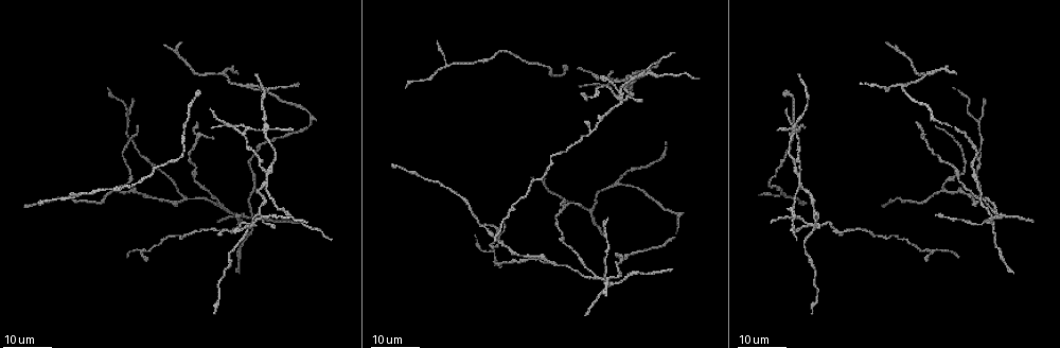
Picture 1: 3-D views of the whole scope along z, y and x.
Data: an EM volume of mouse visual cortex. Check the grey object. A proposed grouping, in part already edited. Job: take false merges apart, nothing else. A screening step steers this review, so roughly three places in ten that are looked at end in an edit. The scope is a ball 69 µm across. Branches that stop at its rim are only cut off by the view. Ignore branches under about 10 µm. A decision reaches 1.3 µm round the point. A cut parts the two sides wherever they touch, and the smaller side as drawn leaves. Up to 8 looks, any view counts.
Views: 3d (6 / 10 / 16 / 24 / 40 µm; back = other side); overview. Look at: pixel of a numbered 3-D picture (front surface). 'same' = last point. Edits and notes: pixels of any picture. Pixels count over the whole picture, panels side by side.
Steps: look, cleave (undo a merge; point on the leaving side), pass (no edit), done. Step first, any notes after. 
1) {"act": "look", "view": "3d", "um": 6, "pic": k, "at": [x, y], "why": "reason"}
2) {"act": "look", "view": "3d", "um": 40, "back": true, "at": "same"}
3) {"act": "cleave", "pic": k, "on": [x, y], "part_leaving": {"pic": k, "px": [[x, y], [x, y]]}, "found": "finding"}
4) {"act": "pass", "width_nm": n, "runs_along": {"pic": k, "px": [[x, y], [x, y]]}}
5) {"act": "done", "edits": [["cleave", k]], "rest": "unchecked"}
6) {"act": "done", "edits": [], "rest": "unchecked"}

{"act": "look", "view": "3d", "um": 16, "pic": 1, "at": [83, 194], "why": "three-way junction"}

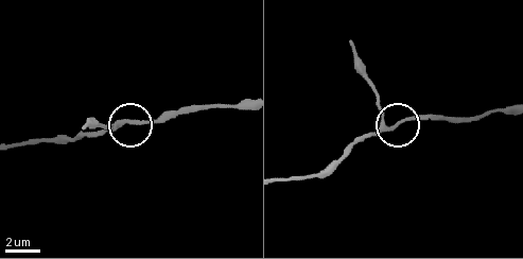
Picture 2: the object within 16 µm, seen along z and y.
{"act": "look", "view": "3d", "um": 10, "pic": 2, "at": [392, 124]}

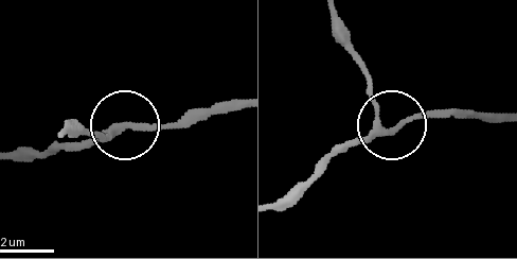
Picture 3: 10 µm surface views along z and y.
{"act": "look", "view": "3d", "um": 6, "pic": 3, "at": [395, 130]}

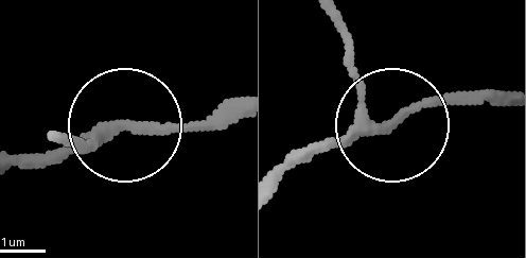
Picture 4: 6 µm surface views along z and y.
{"act": "pass", "width_nm": 210, "runs_along": {"pic": 4, "px": [[506, 96], [426, 107], [304, 160]]}, "found": "all the same cell"}

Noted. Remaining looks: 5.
{"act": "look", "view": "3d", "um": 16, "pic": 1, "at": [618, 184]}

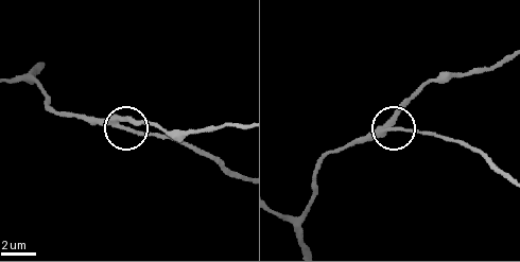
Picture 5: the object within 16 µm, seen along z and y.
{"act": "look", "view": "3d", "um": 10, "pic": 5, "at": [392, 128]}

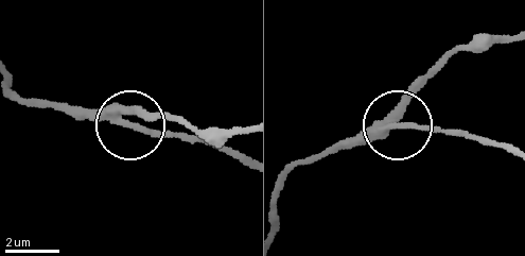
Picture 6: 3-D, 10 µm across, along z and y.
{"act": "pass", "arms": 3, "found": "one cell here"}

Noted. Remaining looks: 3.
{"act": "look", "view": "3d", "um": 24, "pic": 1, "at": [621, 98], "why": "four-way junction"}

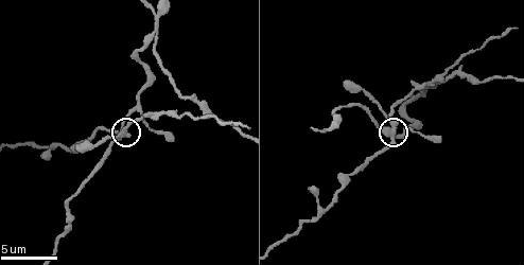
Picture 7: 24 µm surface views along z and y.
{"act": "look", "view": "3d", "um": 6, "pic": 7, "at": [392, 132]}

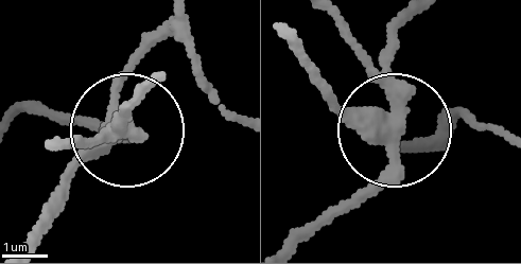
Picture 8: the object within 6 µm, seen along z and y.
{"act": "cleave", "pic": 8, "on": [386, 58], "arms": 4, "part_leaving": {"pic": 8, "px": [[395, 133], [384, 175], [293, 243]]}, "found": "two cells meet here"}

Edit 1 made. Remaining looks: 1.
{"act": "done", "edits": [["cleave", 8]], "rest": "unchecked"}

